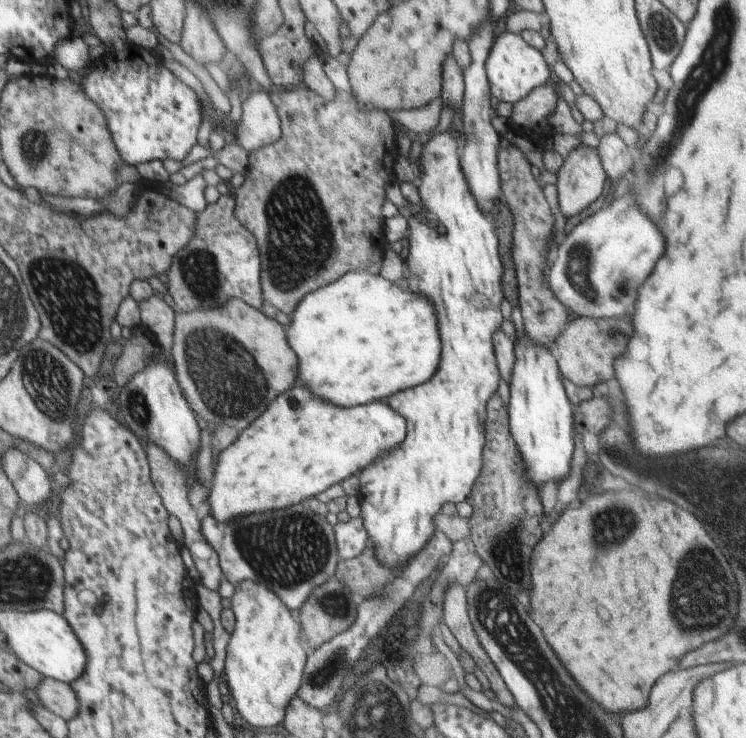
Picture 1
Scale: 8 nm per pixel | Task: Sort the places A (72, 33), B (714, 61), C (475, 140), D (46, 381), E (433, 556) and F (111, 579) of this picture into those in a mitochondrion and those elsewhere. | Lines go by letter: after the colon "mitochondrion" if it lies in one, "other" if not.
A: other
B: mitochondrion
C: mitochondrion
D: mitochondrion
E: other
F: other

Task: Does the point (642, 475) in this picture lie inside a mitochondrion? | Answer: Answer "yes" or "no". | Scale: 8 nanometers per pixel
yes

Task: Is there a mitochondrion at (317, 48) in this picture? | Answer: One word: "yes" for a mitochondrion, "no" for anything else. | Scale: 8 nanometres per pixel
no

